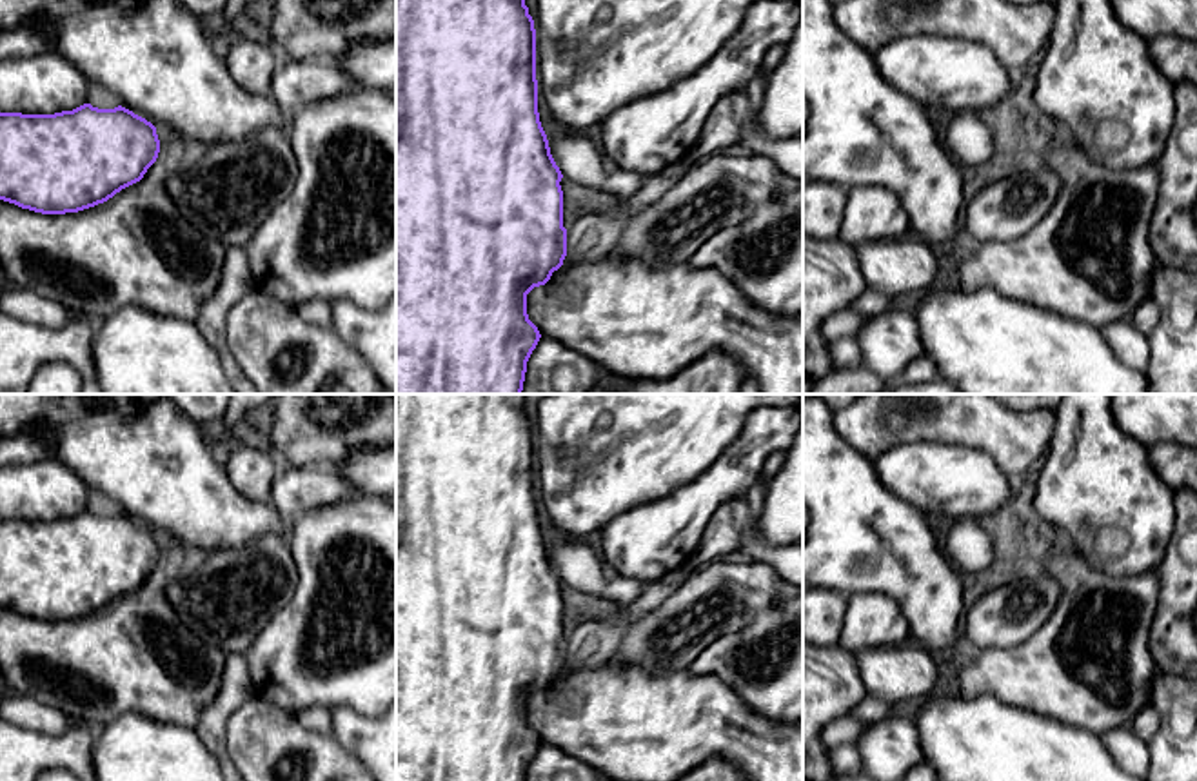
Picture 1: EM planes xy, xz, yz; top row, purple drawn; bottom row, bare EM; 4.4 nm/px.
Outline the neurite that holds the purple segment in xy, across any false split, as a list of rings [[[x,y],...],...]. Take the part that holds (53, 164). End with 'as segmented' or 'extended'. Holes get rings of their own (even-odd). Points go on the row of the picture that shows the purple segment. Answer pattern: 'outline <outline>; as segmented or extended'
outline [[[84,104],[54,114],[0,113],[0,200],[42,214],[78,213],[140,182],[158,153],[156,127],[122,105],[98,109]]]; as segmented

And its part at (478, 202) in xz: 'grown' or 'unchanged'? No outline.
unchanged

